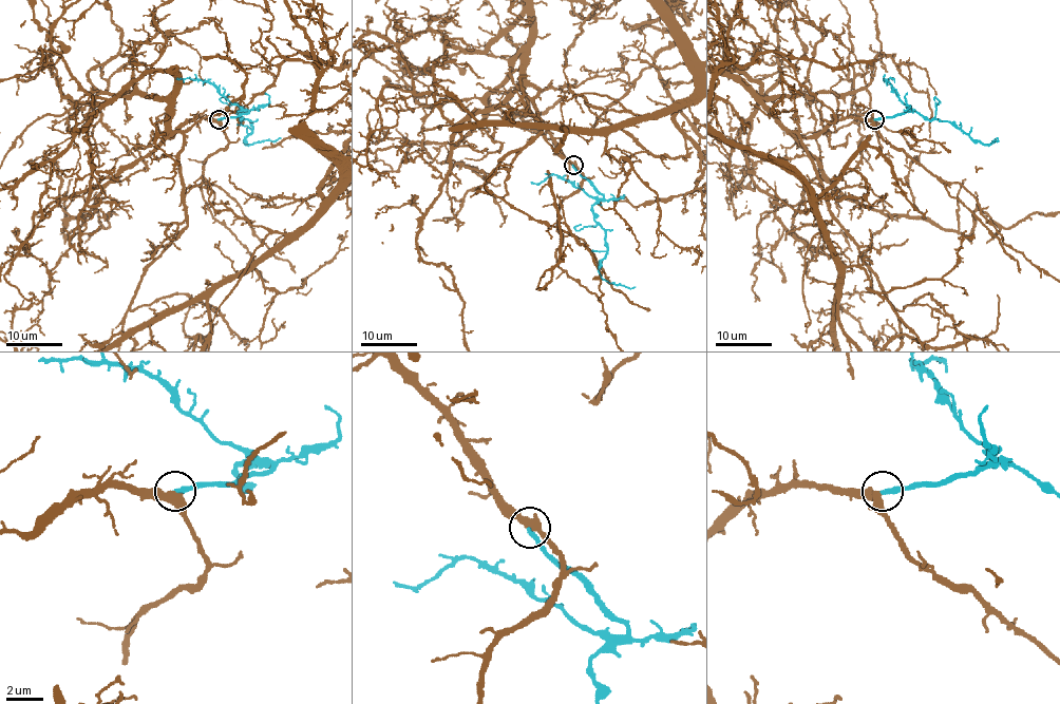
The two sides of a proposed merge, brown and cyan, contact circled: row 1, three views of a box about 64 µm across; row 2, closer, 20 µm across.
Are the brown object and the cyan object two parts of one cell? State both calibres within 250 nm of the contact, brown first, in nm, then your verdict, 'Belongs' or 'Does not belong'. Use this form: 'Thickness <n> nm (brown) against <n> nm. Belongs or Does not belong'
Thickness 440 nm (brown) against 280 nm. Belongs

